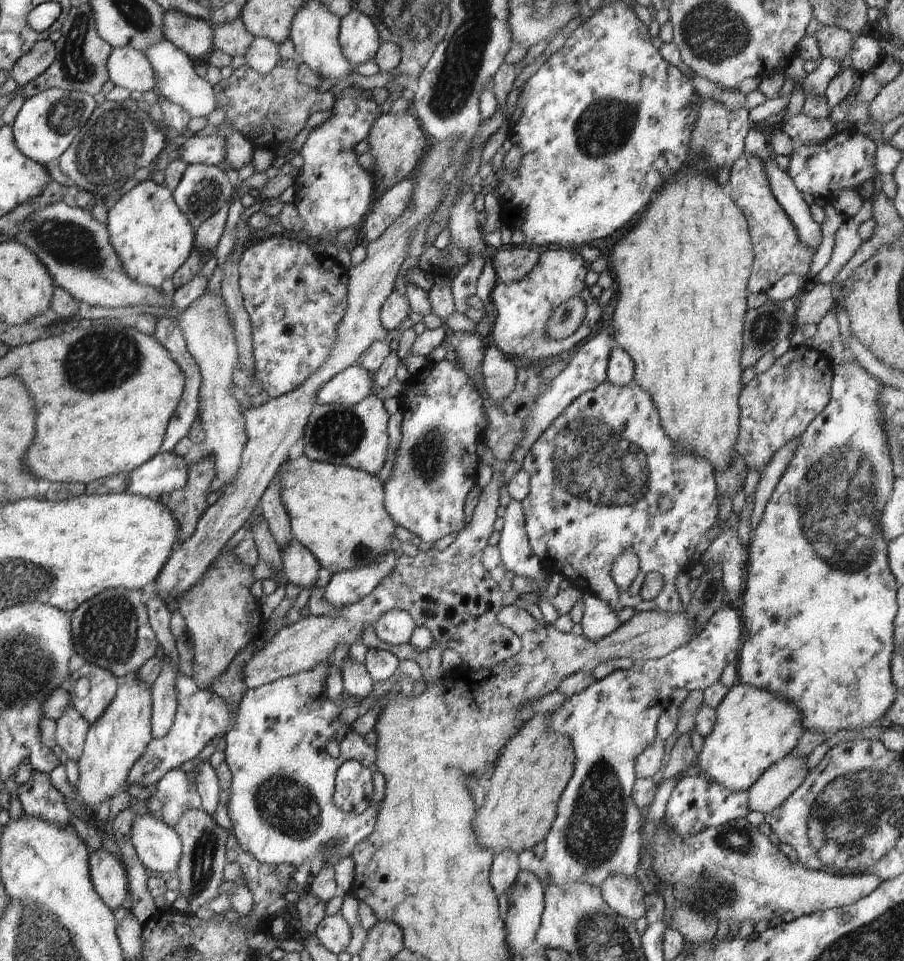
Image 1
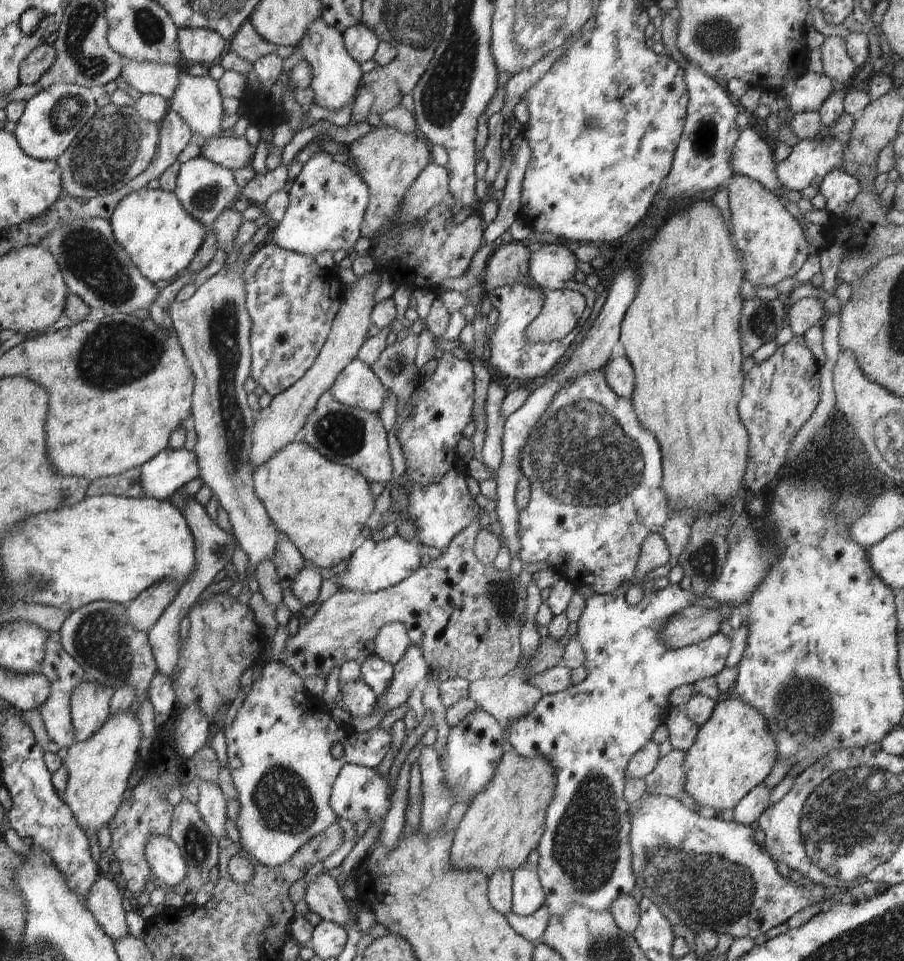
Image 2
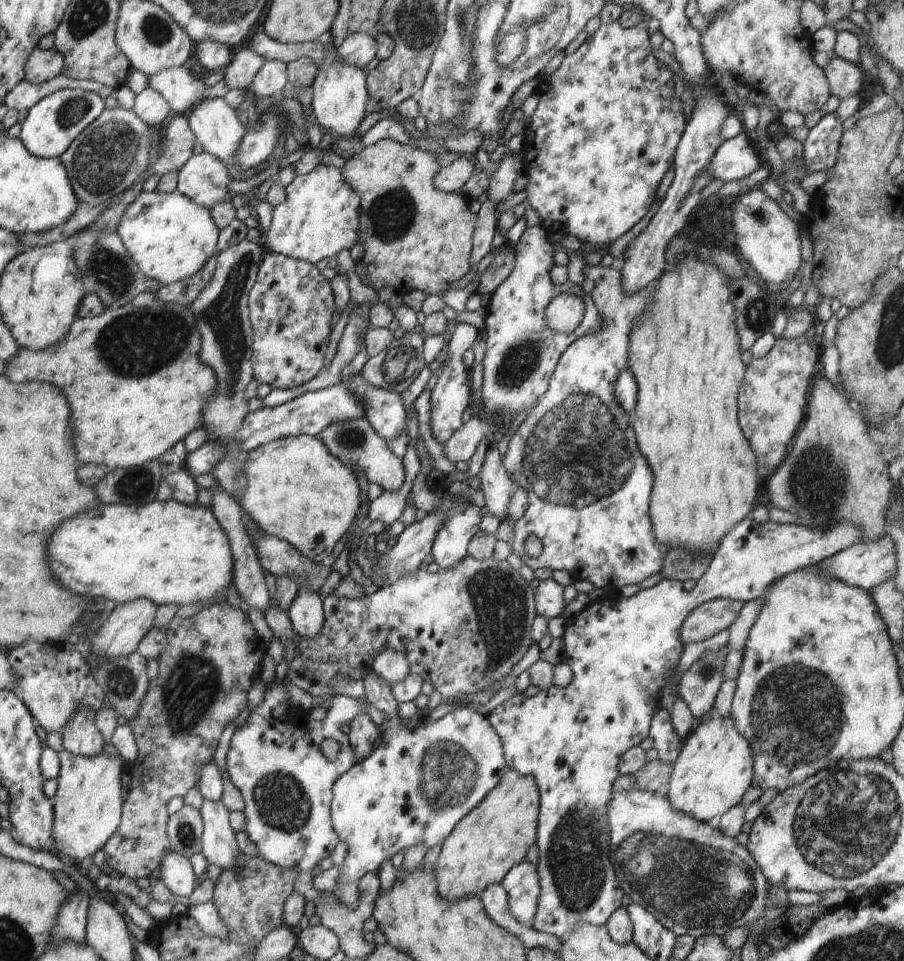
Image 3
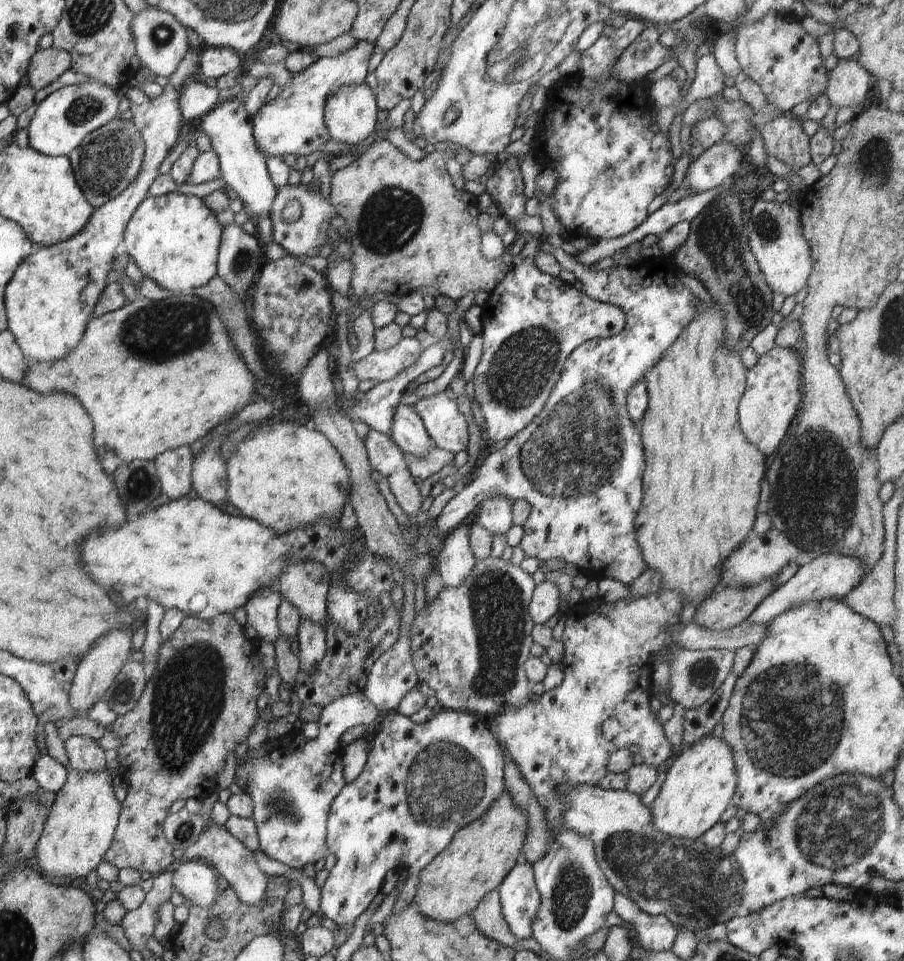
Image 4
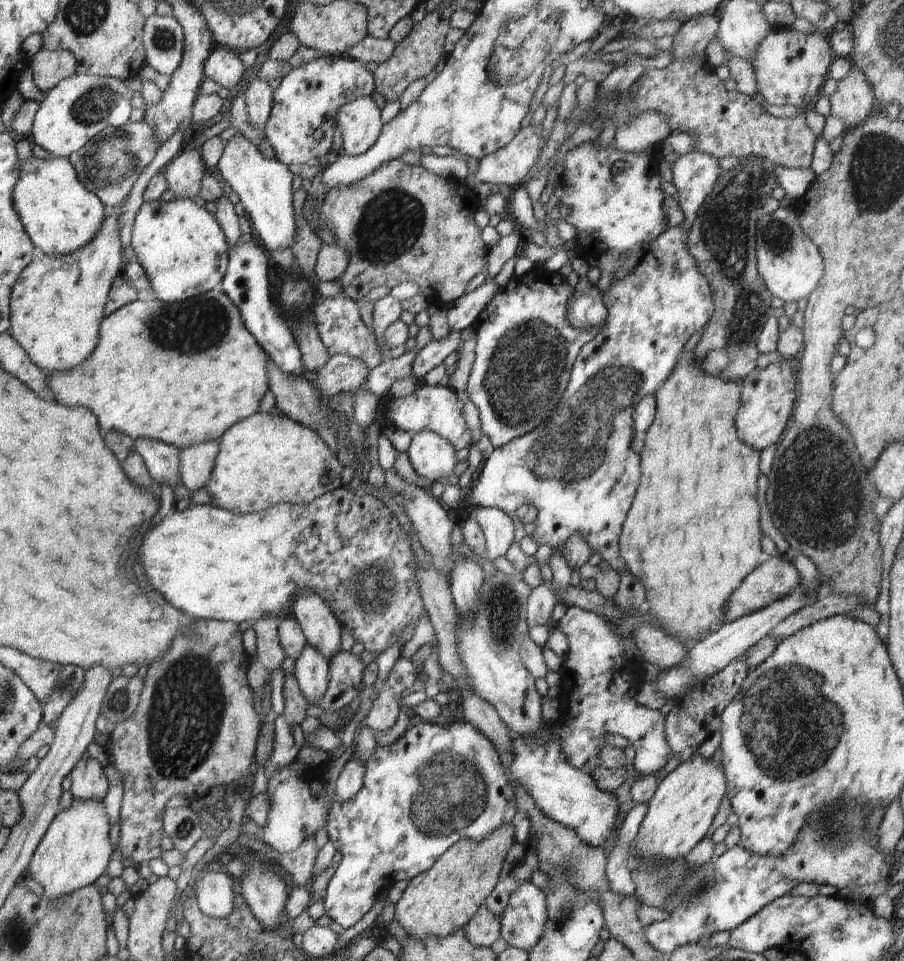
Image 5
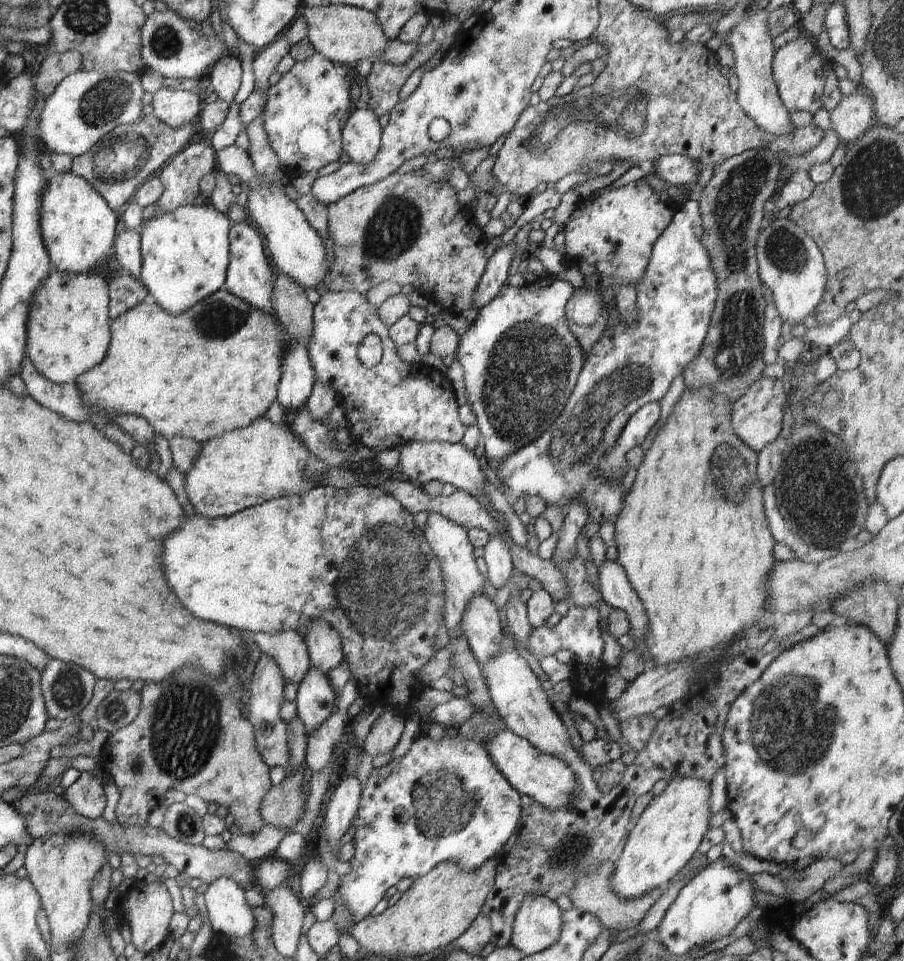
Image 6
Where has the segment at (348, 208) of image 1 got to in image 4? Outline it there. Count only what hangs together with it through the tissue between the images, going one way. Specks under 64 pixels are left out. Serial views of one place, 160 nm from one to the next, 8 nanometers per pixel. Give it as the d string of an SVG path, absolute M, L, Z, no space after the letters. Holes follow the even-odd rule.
M302 182L297 185L286 185L277 192L277 197L272 203L269 214L272 221L271 238L276 244L280 244L284 252L290 256L308 256L308 258L318 256L321 248L329 241L328 230L333 228L330 224L330 218L336 218L337 210L327 198L320 194L320 189L317 190ZM290 200L298 200L302 207L300 218L291 224L282 219L282 210L284 210L285 203Z

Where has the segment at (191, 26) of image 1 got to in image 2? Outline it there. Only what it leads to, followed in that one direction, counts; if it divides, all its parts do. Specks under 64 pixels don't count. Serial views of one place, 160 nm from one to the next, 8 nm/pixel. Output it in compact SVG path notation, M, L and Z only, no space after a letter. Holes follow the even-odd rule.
M179 28L177 39L182 59L210 67L222 58L220 54L222 54L225 39L213 30Z

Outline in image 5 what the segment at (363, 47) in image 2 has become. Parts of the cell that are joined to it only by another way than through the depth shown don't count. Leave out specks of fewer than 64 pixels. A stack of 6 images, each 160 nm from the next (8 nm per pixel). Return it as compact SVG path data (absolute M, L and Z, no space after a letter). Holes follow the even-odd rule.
M322 55L299 67L293 67L284 78L280 86L273 91L273 103L265 124L264 132L268 144L275 150L275 158L287 167L290 164L306 164L310 160L320 159L332 148L333 134L336 132L337 122L335 114L338 109L350 99L371 96L375 88L373 73L366 69L360 61L340 55Z

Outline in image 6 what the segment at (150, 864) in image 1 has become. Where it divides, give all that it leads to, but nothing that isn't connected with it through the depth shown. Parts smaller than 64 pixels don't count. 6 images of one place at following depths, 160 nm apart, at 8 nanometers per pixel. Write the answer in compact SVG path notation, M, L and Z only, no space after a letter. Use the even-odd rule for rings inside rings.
M219 878L204 892L203 911L216 935L227 938L248 936L256 920L245 898L245 890L228 878Z

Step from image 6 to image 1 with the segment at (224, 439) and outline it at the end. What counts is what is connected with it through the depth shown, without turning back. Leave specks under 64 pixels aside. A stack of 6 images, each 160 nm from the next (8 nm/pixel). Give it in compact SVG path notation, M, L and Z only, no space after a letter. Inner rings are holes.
M303 455L296 459L289 459L287 461L287 470L281 473L280 478L283 488L282 498L290 519L293 537L297 538L314 555L314 558L320 563L322 568L326 568L326 570L329 570L332 574L338 571L354 570L374 565L375 563L381 563L385 559L385 556L391 551L390 540L395 536L394 528L396 528L396 523L386 510L384 485L376 475L371 475L369 472L351 467L350 465L338 466L325 462L313 461L306 455Z

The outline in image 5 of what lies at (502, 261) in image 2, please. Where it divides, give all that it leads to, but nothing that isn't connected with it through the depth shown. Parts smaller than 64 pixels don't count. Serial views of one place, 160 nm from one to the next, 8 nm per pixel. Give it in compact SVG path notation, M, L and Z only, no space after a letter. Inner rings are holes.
M402 159L383 162L358 182L333 186L318 211L326 228L334 232L336 244L349 256L349 264L337 281L344 294L360 303L372 288L386 286L390 290L402 282L415 282L430 305L449 307L464 295L466 284L487 267L488 250L481 237L482 229L474 221L474 210L480 210L481 200L476 193L468 196L472 200L466 200L458 190L458 182L432 174L423 166L404 163Z

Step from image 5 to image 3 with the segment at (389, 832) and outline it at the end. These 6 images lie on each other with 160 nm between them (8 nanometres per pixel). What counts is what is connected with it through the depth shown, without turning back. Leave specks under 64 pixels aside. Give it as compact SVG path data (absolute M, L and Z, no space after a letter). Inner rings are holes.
M371 670L362 672L361 679L367 702L386 717L379 727L381 736L374 751L342 774L333 786L330 822L340 842L346 842L348 854L332 894L350 910L356 910L360 904L359 882L366 874L379 874L383 862L412 846L424 846L428 850L443 844L458 822L498 786L508 769L498 734L486 717L471 706L455 708L434 722L408 723L399 716L399 703L393 699L391 686Z

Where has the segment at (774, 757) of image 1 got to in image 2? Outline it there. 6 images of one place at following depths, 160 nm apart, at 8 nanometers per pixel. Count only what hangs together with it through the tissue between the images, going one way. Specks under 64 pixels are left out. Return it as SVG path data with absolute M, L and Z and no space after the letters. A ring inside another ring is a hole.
M740 697L718 701L710 720L699 727L695 743L687 751L683 764L686 794L703 807L719 811L733 809L750 790L763 782L779 758L777 740L768 726L766 718Z

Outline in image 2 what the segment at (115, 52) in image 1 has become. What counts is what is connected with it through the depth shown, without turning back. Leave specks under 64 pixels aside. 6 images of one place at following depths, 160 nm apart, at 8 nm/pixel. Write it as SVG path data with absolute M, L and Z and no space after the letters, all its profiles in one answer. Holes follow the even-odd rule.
M123 58L119 76L142 94L157 94L169 101L178 84L180 70L175 65L136 62Z

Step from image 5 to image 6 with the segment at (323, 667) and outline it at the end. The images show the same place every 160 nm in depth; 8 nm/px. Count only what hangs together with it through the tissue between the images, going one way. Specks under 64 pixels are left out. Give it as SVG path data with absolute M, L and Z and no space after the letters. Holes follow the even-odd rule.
M311 666L298 683L297 699L294 701L308 735L334 712L337 701L329 676Z

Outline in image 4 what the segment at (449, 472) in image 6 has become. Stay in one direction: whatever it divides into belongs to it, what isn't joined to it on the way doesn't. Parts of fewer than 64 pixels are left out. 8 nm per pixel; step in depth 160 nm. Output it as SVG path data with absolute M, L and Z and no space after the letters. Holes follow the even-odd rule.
M398 403L395 413L391 418L391 440L394 441L403 454L411 454L417 457L423 457L430 452L432 447L436 447L431 440L431 436L427 433L422 419L414 412L410 405Z

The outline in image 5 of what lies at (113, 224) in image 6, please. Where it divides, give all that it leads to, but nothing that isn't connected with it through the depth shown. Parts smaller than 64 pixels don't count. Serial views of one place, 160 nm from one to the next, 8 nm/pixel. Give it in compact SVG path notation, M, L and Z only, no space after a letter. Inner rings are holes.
M32 156L19 164L18 178L11 194L14 210L19 214L33 245L38 246L45 255L67 255L81 249L101 229L101 222L106 217L107 209L98 196L86 190L78 180L76 169L67 157L40 159Z

